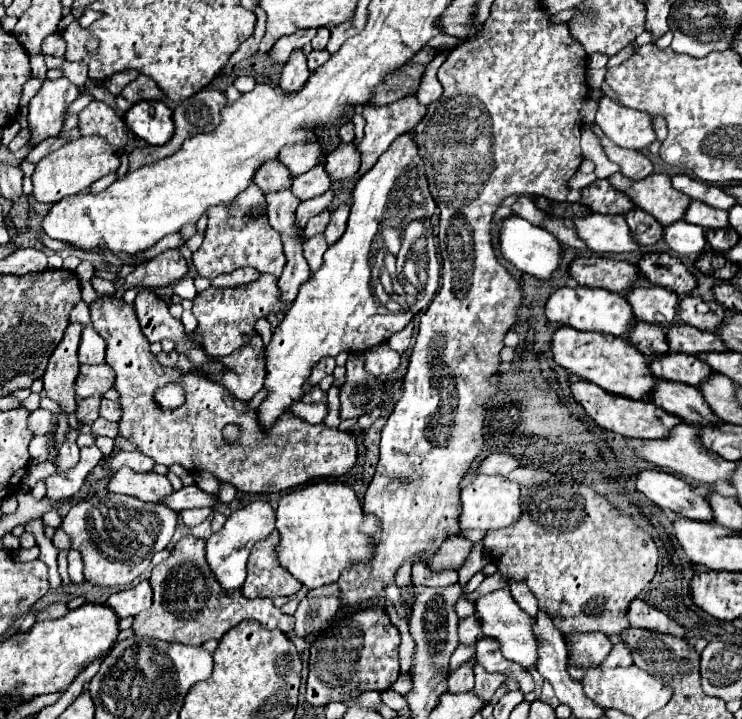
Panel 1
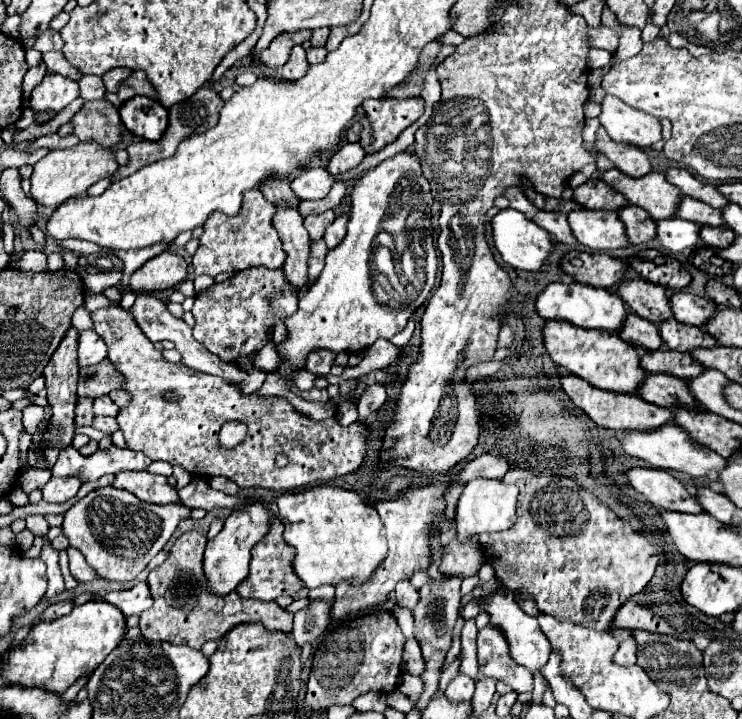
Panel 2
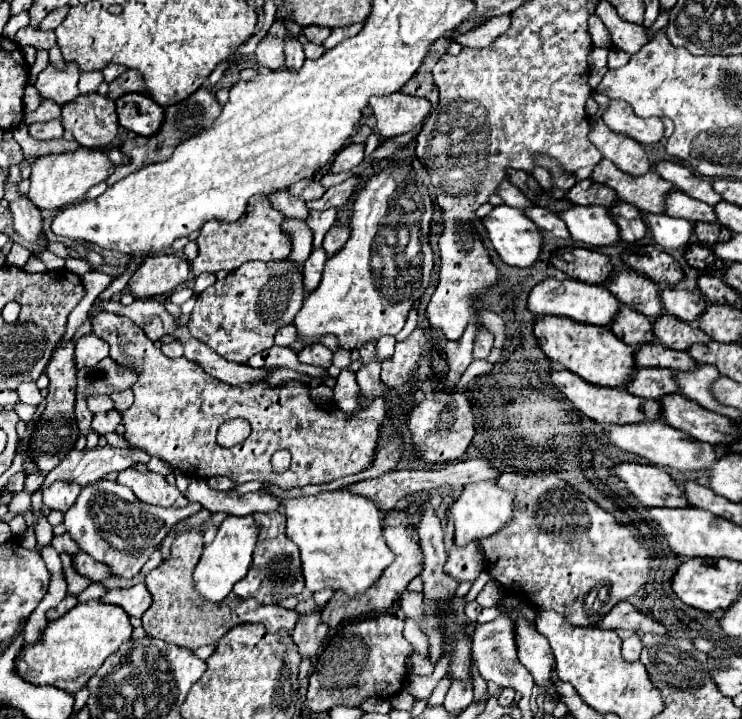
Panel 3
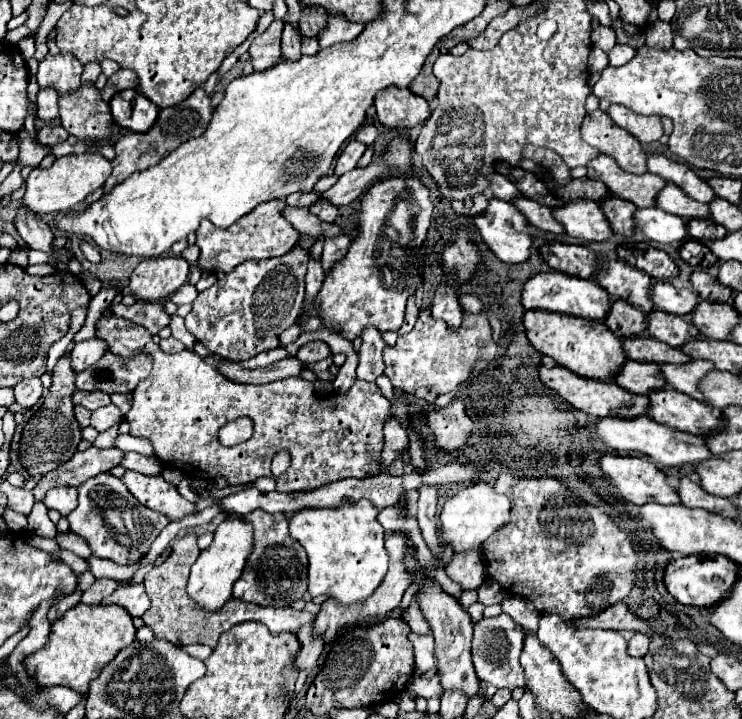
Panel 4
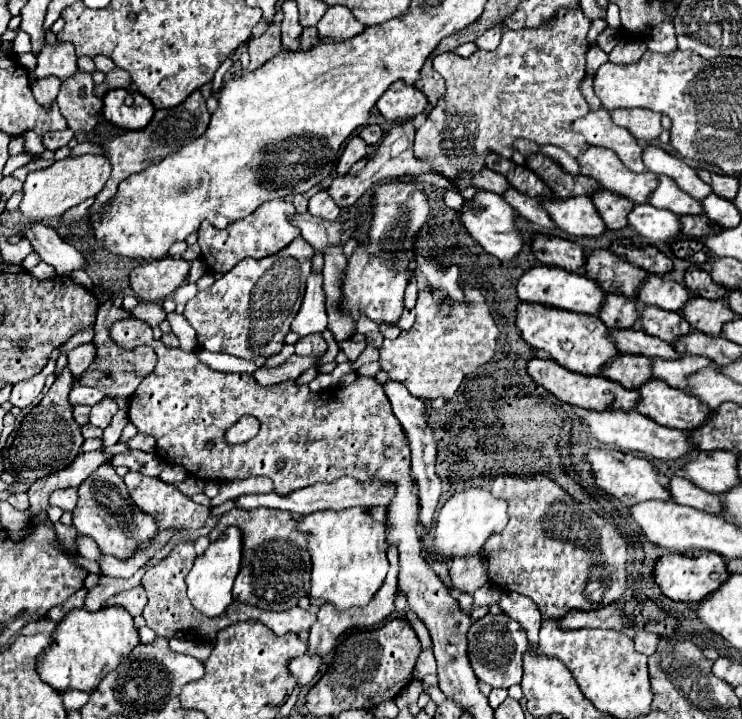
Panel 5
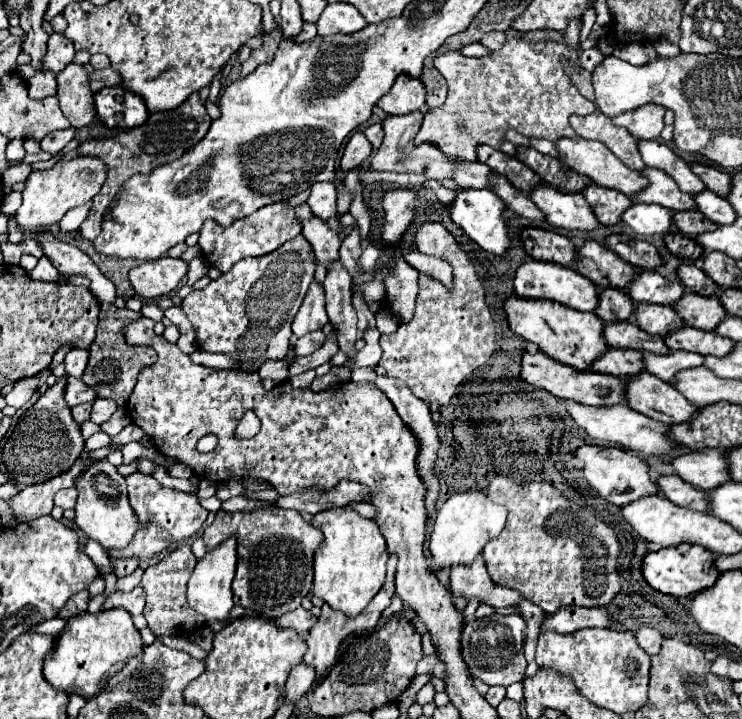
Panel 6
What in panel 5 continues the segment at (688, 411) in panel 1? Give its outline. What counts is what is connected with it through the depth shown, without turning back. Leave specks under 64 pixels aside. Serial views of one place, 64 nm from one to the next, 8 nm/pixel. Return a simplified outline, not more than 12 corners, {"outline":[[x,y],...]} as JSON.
{"outline":[[618,354],[600,374],[634,390],[652,378],[648,356]]}

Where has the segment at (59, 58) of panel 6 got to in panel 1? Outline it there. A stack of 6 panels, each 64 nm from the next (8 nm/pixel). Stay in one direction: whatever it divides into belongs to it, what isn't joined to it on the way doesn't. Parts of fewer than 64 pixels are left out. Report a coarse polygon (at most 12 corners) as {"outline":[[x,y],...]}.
{"outline":[[68,78],[44,80],[30,100],[32,144],[60,134],[80,94]]}

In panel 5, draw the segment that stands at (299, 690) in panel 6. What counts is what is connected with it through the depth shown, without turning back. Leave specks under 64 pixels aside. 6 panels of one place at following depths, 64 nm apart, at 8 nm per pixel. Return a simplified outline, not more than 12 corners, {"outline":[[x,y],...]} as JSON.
{"outline":[[308,654],[290,662],[298,686],[310,684],[318,674],[320,658]]}

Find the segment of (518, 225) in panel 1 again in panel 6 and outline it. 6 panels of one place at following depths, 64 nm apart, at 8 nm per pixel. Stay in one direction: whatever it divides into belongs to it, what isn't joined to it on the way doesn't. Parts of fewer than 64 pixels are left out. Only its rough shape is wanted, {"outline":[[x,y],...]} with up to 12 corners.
{"outline":[[462,188],[450,218],[480,248],[510,246],[504,202],[492,190]]}

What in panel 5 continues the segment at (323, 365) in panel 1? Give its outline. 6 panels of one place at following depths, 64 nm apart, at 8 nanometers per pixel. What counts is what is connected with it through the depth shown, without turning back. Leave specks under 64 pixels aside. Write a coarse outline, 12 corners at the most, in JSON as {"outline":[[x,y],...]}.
{"outline":[[308,334],[296,346],[298,356],[322,356],[328,348],[322,334]]}

